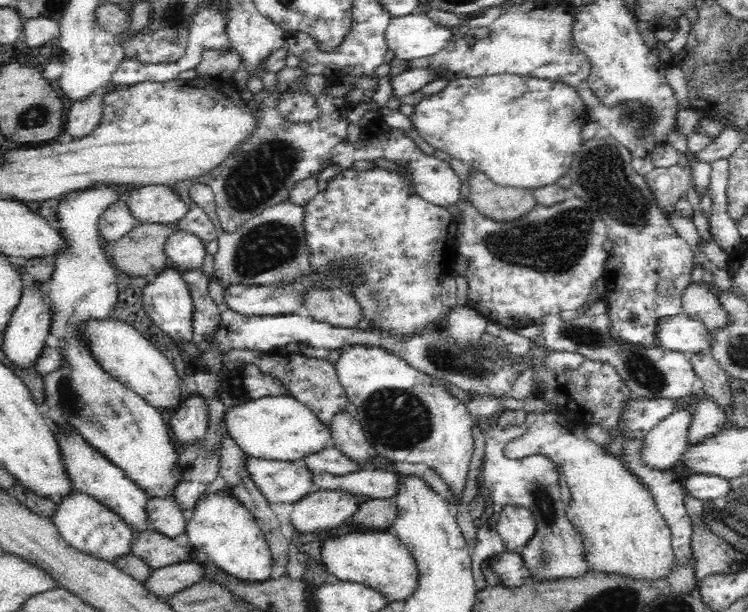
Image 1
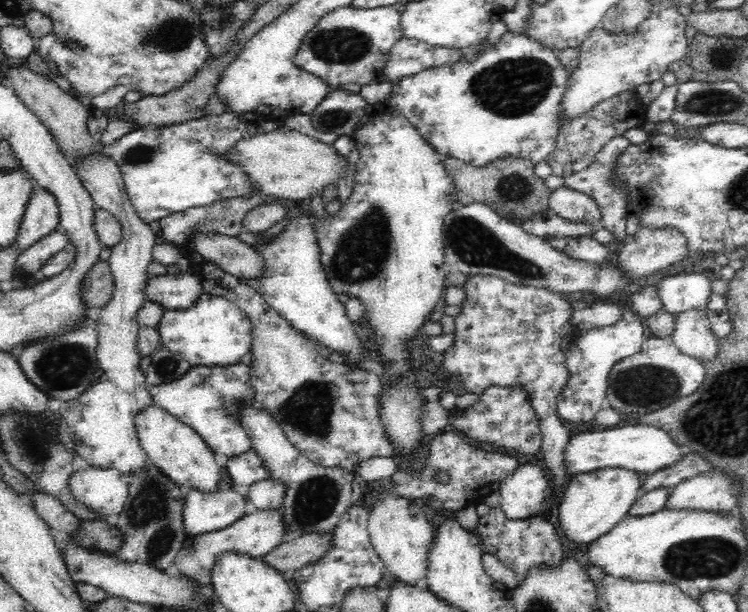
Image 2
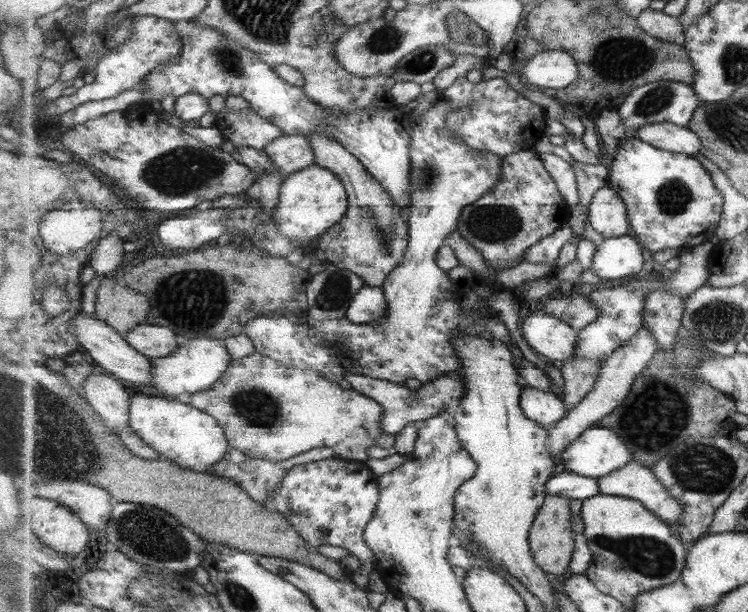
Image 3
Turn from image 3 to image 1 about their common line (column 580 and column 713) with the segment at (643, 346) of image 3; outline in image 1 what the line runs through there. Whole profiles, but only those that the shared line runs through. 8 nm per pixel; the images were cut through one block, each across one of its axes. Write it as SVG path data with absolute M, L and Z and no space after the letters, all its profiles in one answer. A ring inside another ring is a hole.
M705 394L696 396L696 408L690 430L688 432L689 446L698 446L704 440L714 438L726 428L728 422L723 410L716 406Z

